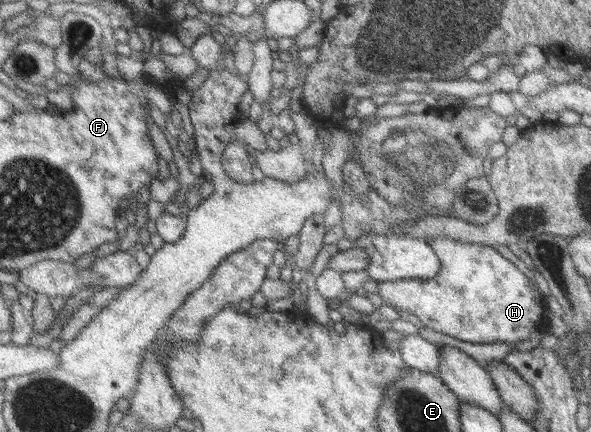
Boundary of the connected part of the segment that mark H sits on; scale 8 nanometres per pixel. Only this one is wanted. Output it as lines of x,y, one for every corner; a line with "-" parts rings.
431,237
425,243
431,246
439,260
439,272
429,279
403,279
373,284
371,288
378,292
383,304
415,316
427,329
473,344
518,344
526,342
537,331
537,323
541,322
546,309
544,296
525,274
493,247
457,242
447,237

